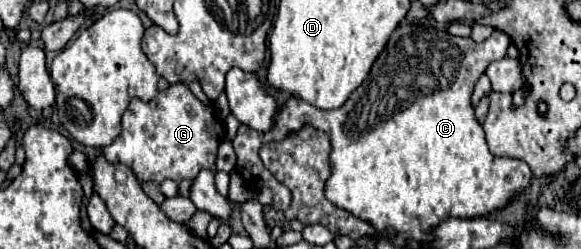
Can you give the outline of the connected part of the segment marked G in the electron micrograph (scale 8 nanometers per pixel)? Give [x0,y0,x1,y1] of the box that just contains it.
[104,84,226,182]

